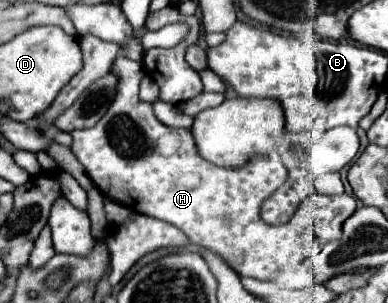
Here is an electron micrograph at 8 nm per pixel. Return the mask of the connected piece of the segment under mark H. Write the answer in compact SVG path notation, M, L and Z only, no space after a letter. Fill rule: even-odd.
M118 56L114 62L112 72L120 78L116 98L110 106L110 110L102 116L102 120L88 130L76 130L72 134L72 152L80 160L80 164L90 174L92 182L100 188L100 192L112 200L118 200L120 204L126 204L130 210L164 220L168 224L178 226L192 244L198 244L202 248L210 248L216 254L220 254L240 276L250 276L258 280L274 280L290 262L302 260L306 244L326 244L330 240L338 240L342 234L342 224L348 216L354 214L358 208L358 200L340 194L340 196L320 196L312 194L298 206L290 222L270 226L262 222L260 218L260 206L262 202L286 180L286 168L280 162L280 158L270 156L258 156L258 160L250 160L242 168L218 168L204 160L196 146L190 130L184 128L170 128L164 126L152 110L152 104L138 98L138 86L144 76L144 68L140 62L128 60L124 56Z

